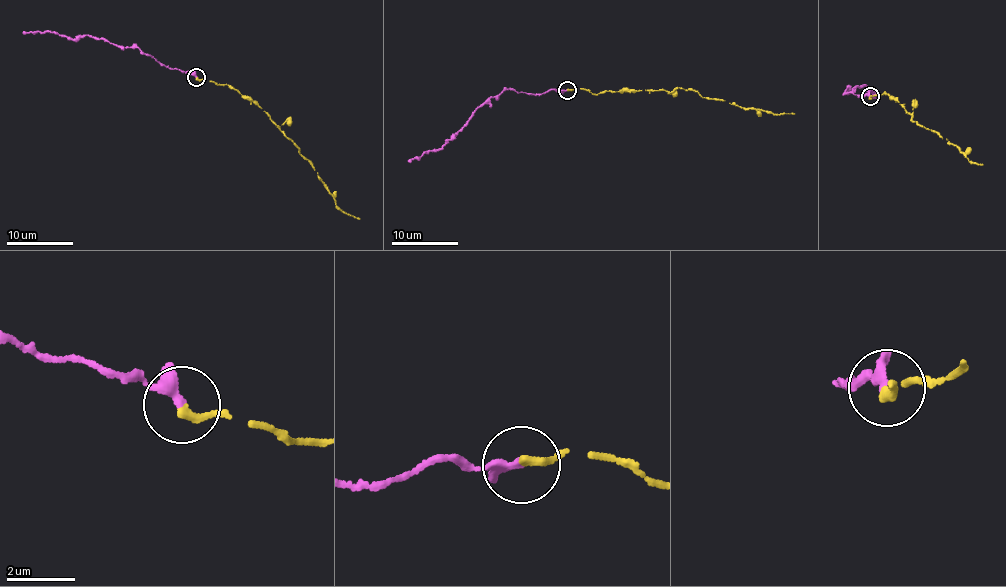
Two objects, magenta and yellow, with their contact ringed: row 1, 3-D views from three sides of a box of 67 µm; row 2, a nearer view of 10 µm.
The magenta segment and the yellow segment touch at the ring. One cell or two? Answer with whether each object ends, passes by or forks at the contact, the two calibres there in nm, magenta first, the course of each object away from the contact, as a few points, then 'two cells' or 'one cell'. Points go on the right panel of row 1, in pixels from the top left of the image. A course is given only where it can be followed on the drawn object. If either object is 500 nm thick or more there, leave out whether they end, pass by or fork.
magenta passes by; yellow ends; calibres 240 and 260 nm; course magenta (870, 97), (845, 91), (849, 93), (865, 85), (873, 90), (874, 97); course yellow (870, 97), (885, 92), (896, 97), (917, 123), (931, 131), (934, 130), (964, 157), (983, 165); two cells

